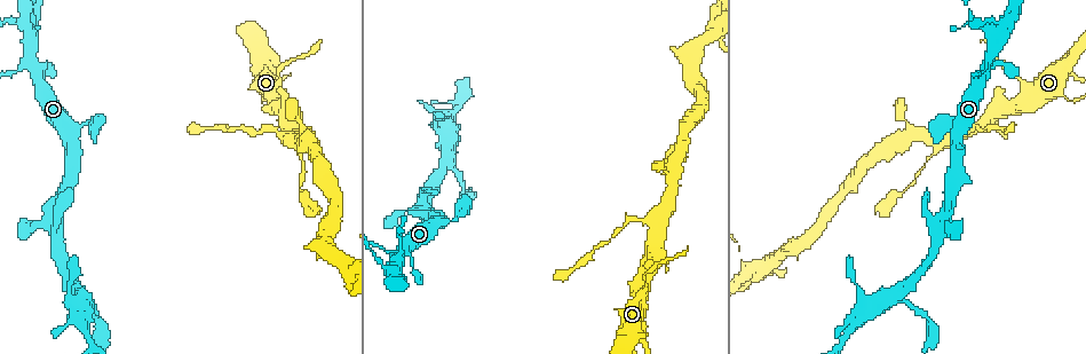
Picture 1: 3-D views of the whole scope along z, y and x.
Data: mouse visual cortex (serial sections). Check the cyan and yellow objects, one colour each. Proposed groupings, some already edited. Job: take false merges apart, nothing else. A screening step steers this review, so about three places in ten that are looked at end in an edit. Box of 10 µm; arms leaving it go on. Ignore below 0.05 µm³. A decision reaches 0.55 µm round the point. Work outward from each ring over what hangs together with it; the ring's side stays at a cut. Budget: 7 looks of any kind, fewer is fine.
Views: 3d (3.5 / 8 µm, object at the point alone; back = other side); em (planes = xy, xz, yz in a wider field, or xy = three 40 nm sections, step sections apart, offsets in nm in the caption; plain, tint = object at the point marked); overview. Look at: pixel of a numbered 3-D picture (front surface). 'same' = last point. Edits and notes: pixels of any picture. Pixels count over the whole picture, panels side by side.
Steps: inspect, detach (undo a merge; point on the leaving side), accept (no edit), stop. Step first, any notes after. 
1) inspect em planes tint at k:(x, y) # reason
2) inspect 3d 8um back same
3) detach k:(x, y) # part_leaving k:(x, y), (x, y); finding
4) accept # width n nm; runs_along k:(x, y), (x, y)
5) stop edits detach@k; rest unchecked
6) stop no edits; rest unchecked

inspect 3d 3.5um at 1:(945, 220) # branch point

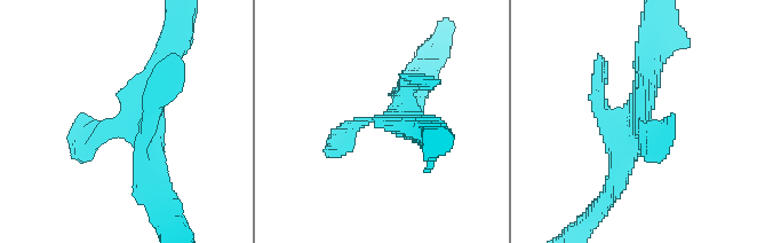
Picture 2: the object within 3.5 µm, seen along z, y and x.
inspect em xy step 1 tint at 2:(148, 117)

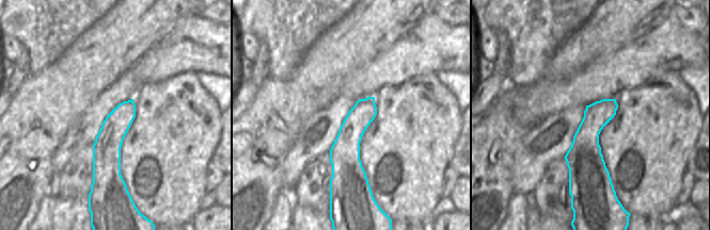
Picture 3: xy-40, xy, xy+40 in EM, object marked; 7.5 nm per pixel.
accept # width 200 nm; runs_along 2:(651, 46), (636, 134), (613, 187); continuous, no second cell

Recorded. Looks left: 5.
inspect 3d 3.5um at 1:(446, 163)

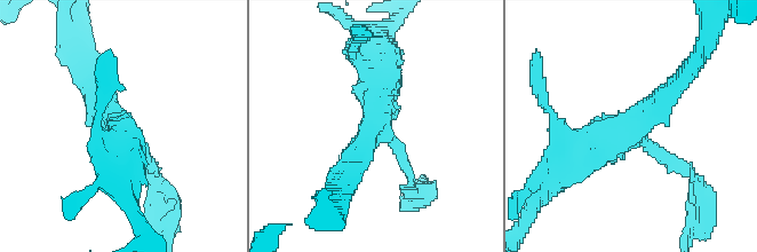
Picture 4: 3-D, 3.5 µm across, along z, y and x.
accept # arms 3; arm_widths 150, 300, 350 nm; runs_along 4:(683, 76), (630, 135), (571, 167); all the same cell

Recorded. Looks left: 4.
inspect 3d 3.5um at 1:(273, 128)

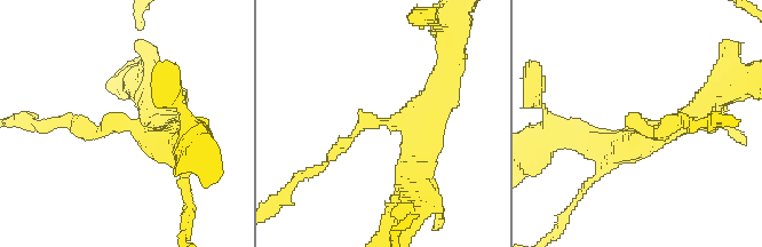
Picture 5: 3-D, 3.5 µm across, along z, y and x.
inspect em xy step 3 tint at 5:(385, 121) # arms 3; arm_widths 200, 300, 450 nm; need the tissue

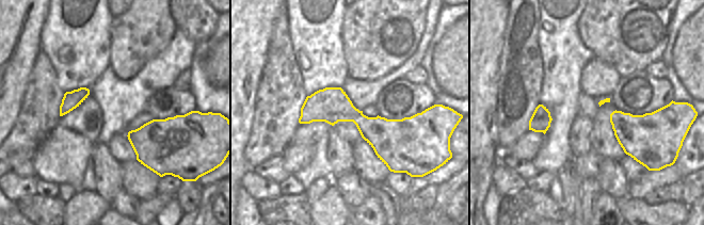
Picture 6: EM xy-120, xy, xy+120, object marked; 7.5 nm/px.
inspect em xy step 5 tint same # cut it another way

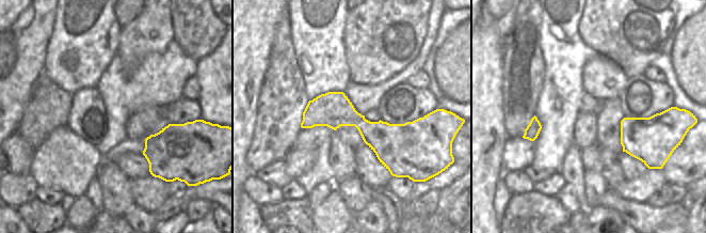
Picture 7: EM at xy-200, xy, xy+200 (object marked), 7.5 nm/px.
detach 5:(90, 128) # part_leaving 5:(127, 127), (44, 127); two cells meet here

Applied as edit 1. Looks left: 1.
stop edits detach@5; rest unchecked

